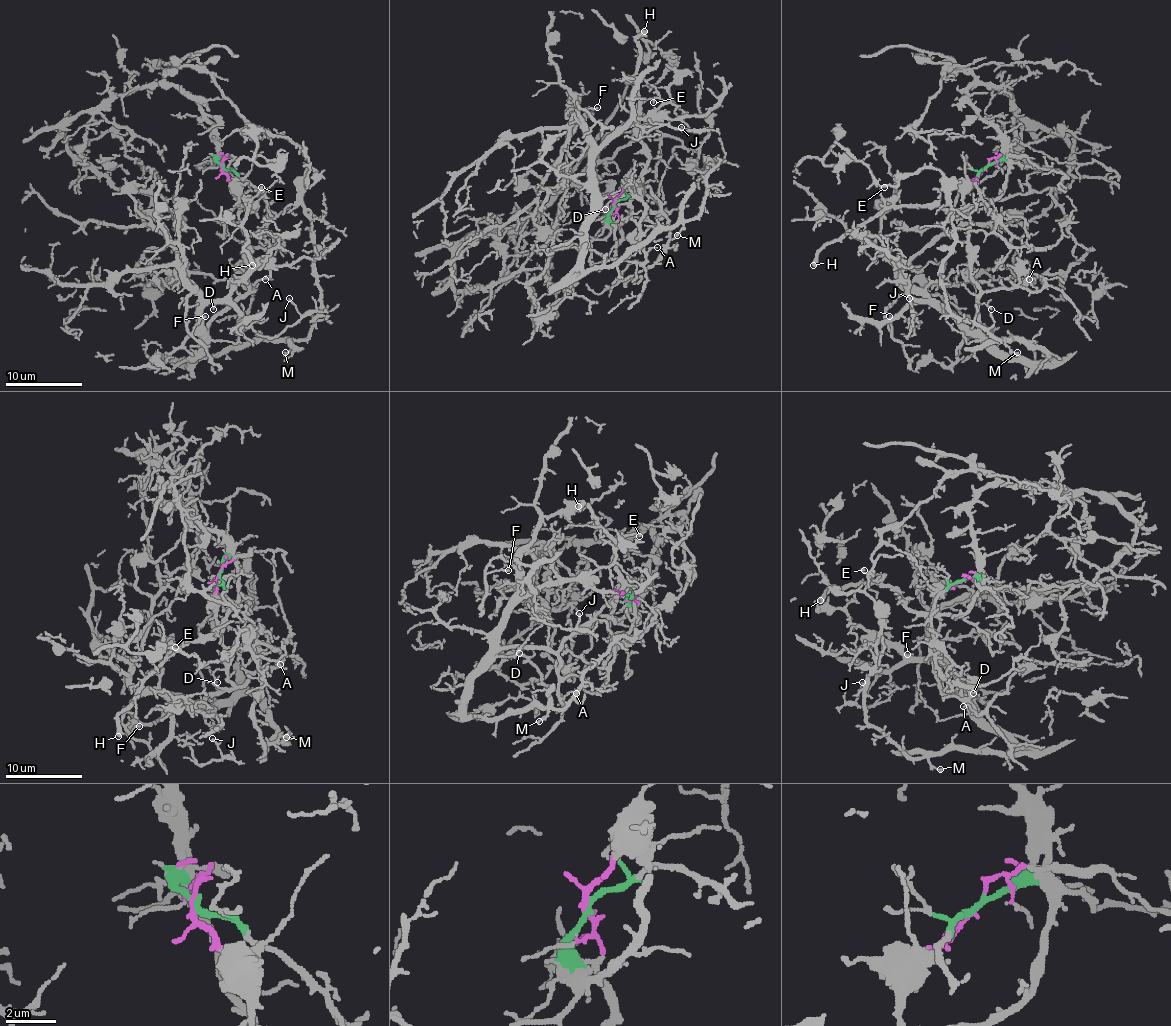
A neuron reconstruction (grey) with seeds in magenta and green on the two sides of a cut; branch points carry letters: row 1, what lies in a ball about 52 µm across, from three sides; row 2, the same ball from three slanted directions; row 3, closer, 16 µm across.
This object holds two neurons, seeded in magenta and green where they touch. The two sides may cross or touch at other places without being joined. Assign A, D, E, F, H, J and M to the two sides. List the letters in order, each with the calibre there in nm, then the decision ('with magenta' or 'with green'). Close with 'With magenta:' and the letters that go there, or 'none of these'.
A: 90 nm thick; with magenta
D: 90 nm thick; with magenta
E: 140 nm thick; with green
F: 130 nm thick; with magenta
H: 400 nm thick; with green
J: 90 nm thick; with magenta
M: 130 nm thick; with magenta
With magenta: A, D, F, J, M

